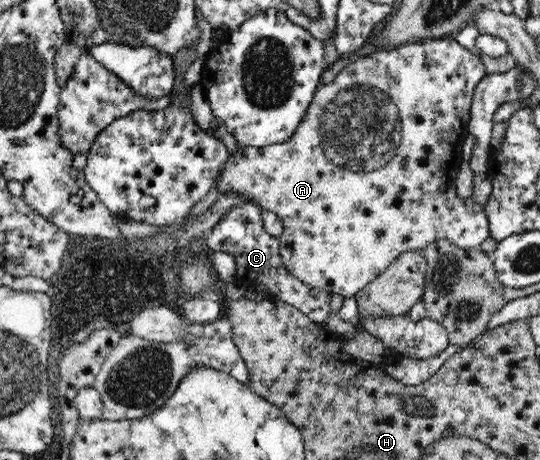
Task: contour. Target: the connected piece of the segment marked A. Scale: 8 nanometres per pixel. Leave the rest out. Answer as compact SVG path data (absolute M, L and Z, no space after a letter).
M446 36L440 39L430 39L418 43L408 43L405 45L400 45L395 49L374 51L372 54L364 55L359 57L357 60L348 60L348 64L329 82L322 85L315 92L310 106L308 106L308 111L305 113L303 120L301 121L300 127L296 130L296 133L291 136L288 141L281 144L272 144L271 146L264 147L242 147L240 152L232 154L228 161L225 162L225 167L222 168L220 176L216 178L214 185L216 185L216 191L220 195L228 195L229 193L234 193L234 195L241 196L243 200L247 200L252 204L260 207L262 211L270 211L278 215L278 218L282 221L283 229L282 234L278 237L280 243L280 259L282 263L289 270L289 273L296 279L301 280L304 284L312 286L314 288L329 292L332 295L340 295L344 297L354 297L357 292L360 292L361 288L365 285L371 283L379 274L382 274L392 263L398 259L400 254L409 251L424 251L430 244L436 242L436 240L442 240L445 238L456 245L458 248L462 249L477 249L480 248L481 244L490 238L490 229L488 217L486 216L486 211L484 211L484 205L476 204L474 200L459 200L456 196L456 190L454 186L453 174L456 171L457 164L460 162L461 155L461 144L468 136L467 123L469 122L470 106L472 102L472 94L474 94L474 88L476 84L486 76L486 67L482 63L479 54L474 55L471 51L468 51L462 44L458 43L455 36Z

